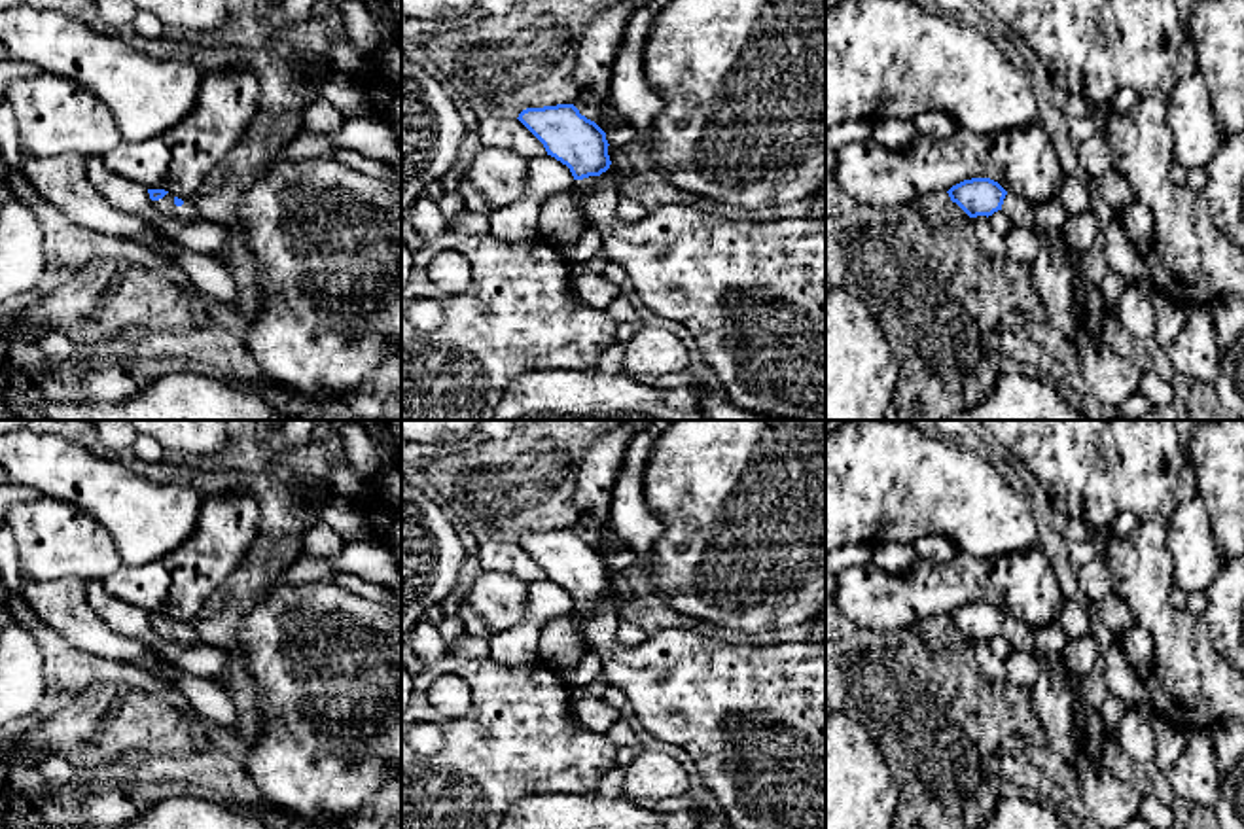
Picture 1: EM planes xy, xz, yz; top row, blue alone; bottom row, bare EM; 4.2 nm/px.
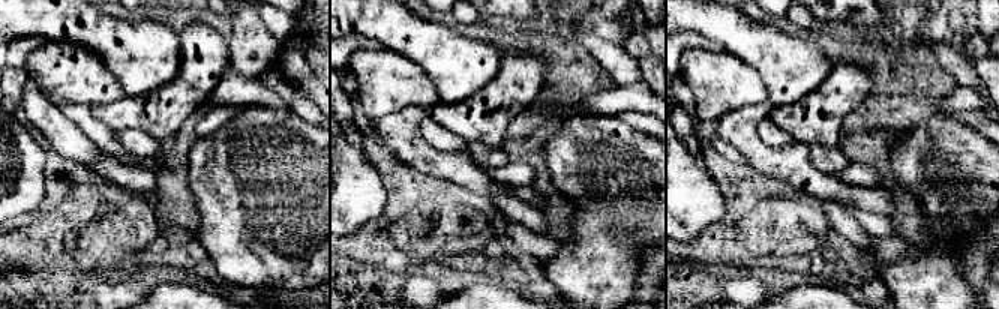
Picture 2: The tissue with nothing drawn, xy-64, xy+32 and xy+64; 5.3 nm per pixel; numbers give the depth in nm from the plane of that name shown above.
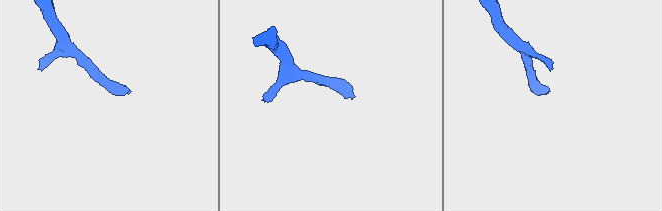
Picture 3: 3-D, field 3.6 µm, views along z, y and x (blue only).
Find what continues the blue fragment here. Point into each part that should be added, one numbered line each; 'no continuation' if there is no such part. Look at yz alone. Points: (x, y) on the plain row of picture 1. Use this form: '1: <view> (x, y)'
1: yz (1021, 636)

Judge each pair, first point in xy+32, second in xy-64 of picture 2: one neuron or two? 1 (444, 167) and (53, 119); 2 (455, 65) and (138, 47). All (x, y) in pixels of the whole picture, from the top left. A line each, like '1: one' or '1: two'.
1: one
2: one

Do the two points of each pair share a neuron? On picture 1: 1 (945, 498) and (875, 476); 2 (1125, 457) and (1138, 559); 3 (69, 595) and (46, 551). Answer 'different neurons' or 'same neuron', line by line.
1: same neuron
2: different neurons
3: different neurons

